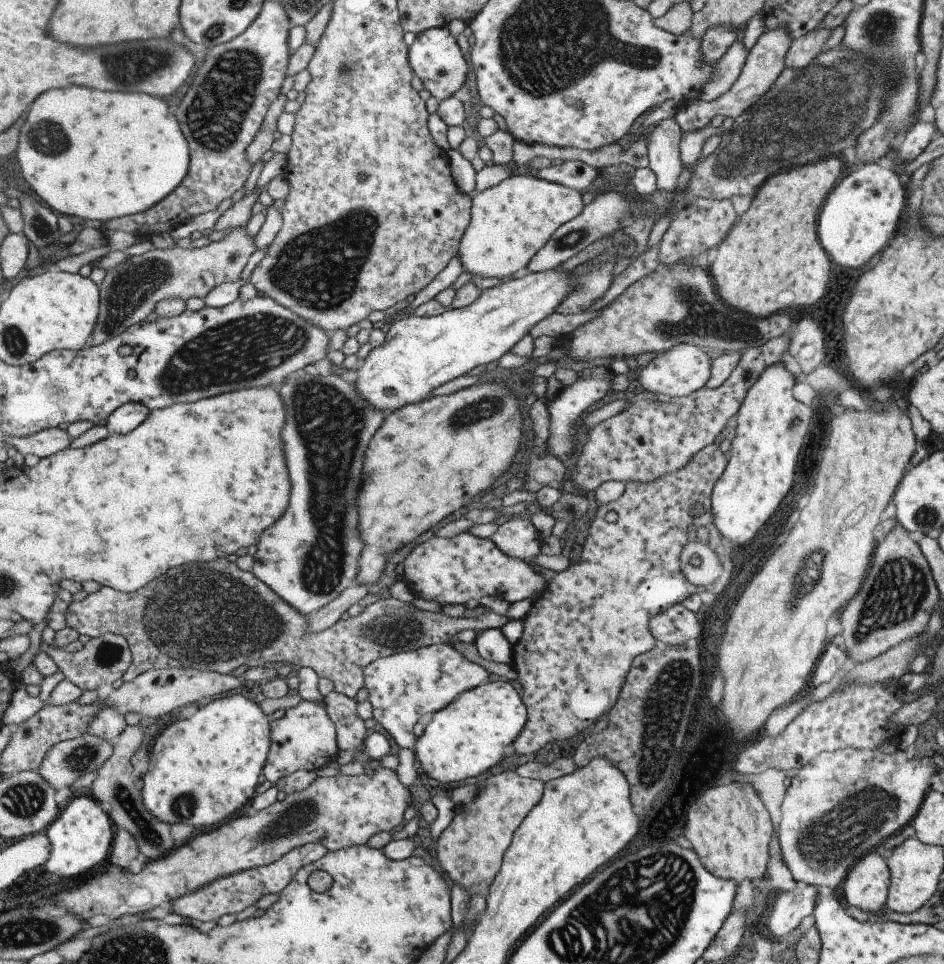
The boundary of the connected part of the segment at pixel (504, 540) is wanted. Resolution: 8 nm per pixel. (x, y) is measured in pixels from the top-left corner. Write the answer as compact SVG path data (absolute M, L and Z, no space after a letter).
M521 514L513 516L513 520L499 526L499 530L491 536L491 540L495 540L495 544L499 544L503 552L527 564L543 556L543 544L545 544L543 536L537 532L531 520L521 518Z

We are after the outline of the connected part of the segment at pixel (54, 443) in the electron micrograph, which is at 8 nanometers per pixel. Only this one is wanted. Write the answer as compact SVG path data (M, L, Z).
M55 428L55 430L39 432L35 436L27 436L27 438L5 438L5 446L13 446L23 456L35 454L41 460L45 460L45 458L57 456L63 450L69 450L71 440L73 436L67 430Z

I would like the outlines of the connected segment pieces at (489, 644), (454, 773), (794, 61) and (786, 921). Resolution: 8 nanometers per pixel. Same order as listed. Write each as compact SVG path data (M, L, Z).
M501 628L485 630L483 634L479 634L475 638L473 644L477 646L479 656L485 660L503 662L509 666L515 664L515 646L507 640L507 636L501 632Z
M505 678L485 682L483 686L461 694L453 704L425 722L425 732L415 746L423 772L441 784L451 784L491 770L503 760L503 752L517 742L527 728L529 710L525 704L527 702L523 702L517 686L505 682Z
M813 30L797 40L791 42L787 54L785 54L785 68L787 70L801 70L805 68L813 58L821 54L821 46L829 38L829 30Z
M799 884L791 892L781 892L771 896L767 928L775 940L785 938L787 932L795 930L801 918L811 916L819 898L819 888Z

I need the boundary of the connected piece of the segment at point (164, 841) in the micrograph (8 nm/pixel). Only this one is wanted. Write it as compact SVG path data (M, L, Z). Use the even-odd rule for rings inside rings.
M127 726L123 736L115 744L113 756L99 770L99 778L95 780L91 794L95 796L95 800L99 804L105 802L111 806L109 814L115 818L115 824L119 824L121 830L127 830L129 834L133 834L137 838L141 860L147 864L147 862L153 862L159 858L163 860L163 856L177 850L177 842L173 838L173 826L167 822L161 822L145 808L141 770L137 770L133 764L133 756L139 752L141 742L143 742L143 730L139 726Z

